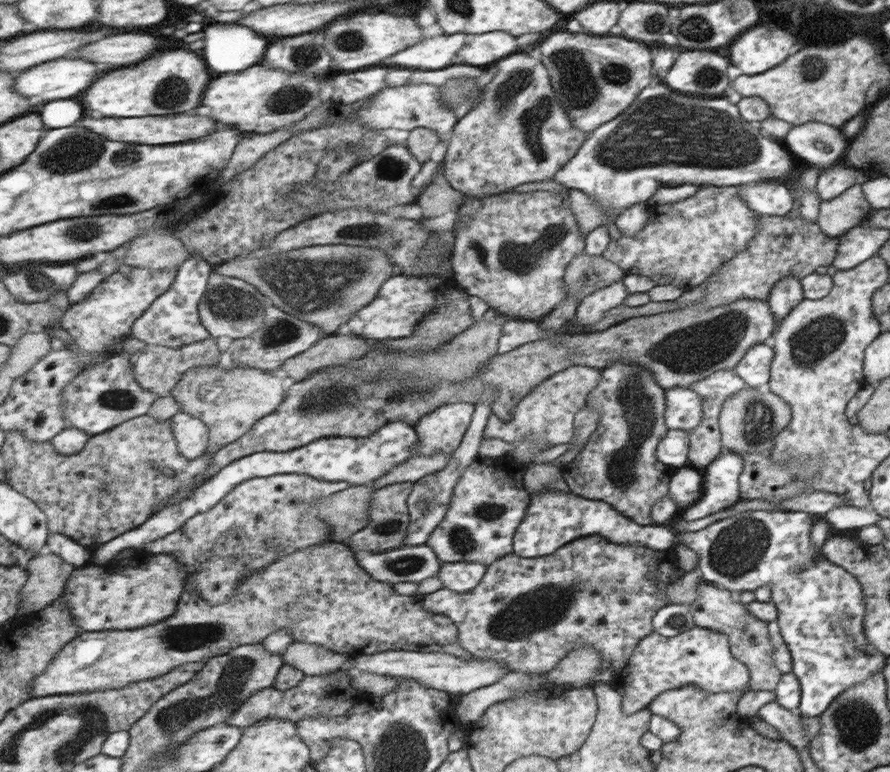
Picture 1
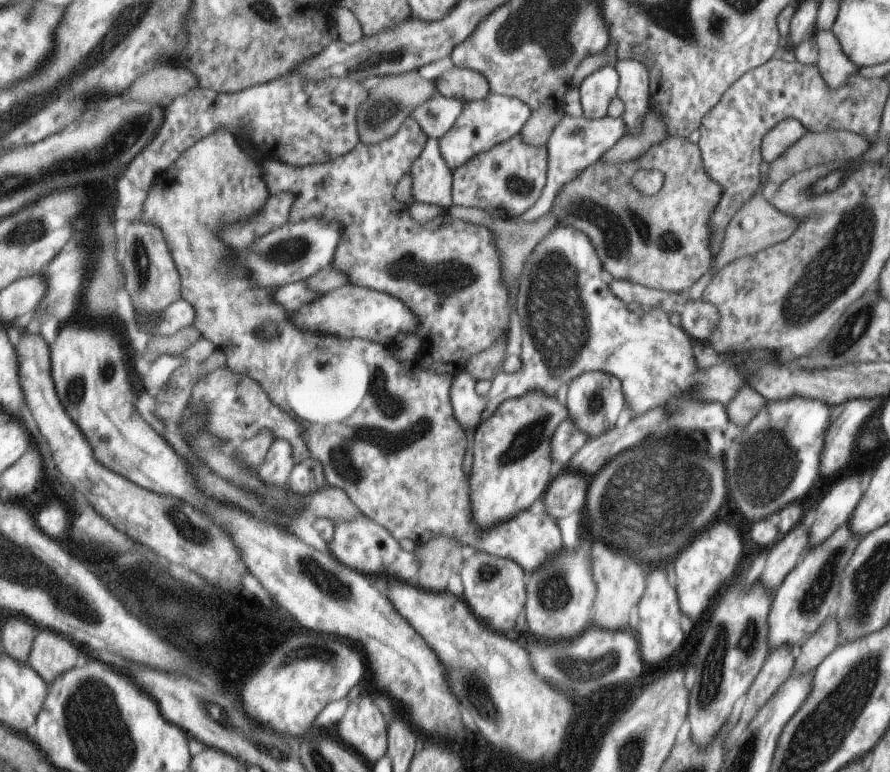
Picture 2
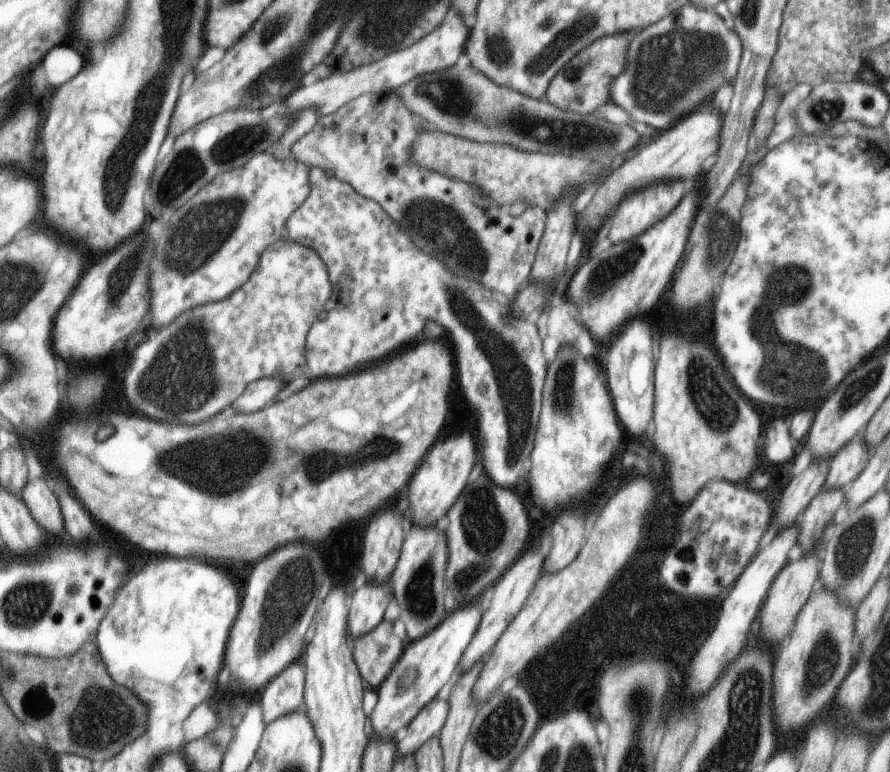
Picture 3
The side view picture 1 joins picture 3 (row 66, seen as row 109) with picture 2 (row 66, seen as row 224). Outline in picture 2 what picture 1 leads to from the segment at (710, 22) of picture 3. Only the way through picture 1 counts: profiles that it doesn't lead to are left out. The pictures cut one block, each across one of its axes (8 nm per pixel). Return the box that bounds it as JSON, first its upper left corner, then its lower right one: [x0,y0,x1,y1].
[578,65,618,119]

